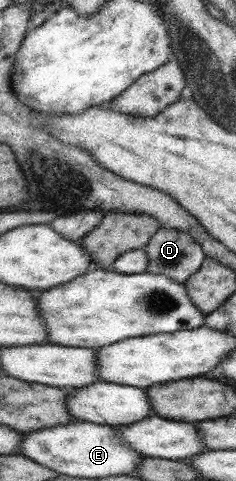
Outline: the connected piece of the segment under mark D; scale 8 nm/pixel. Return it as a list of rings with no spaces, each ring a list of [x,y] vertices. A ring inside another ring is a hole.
[[[160,227],[143,249],[147,255],[146,273],[167,276],[177,284],[184,284],[188,278],[196,274],[206,257],[204,249],[196,243],[191,235],[185,231],[165,229],[165,227]]]

